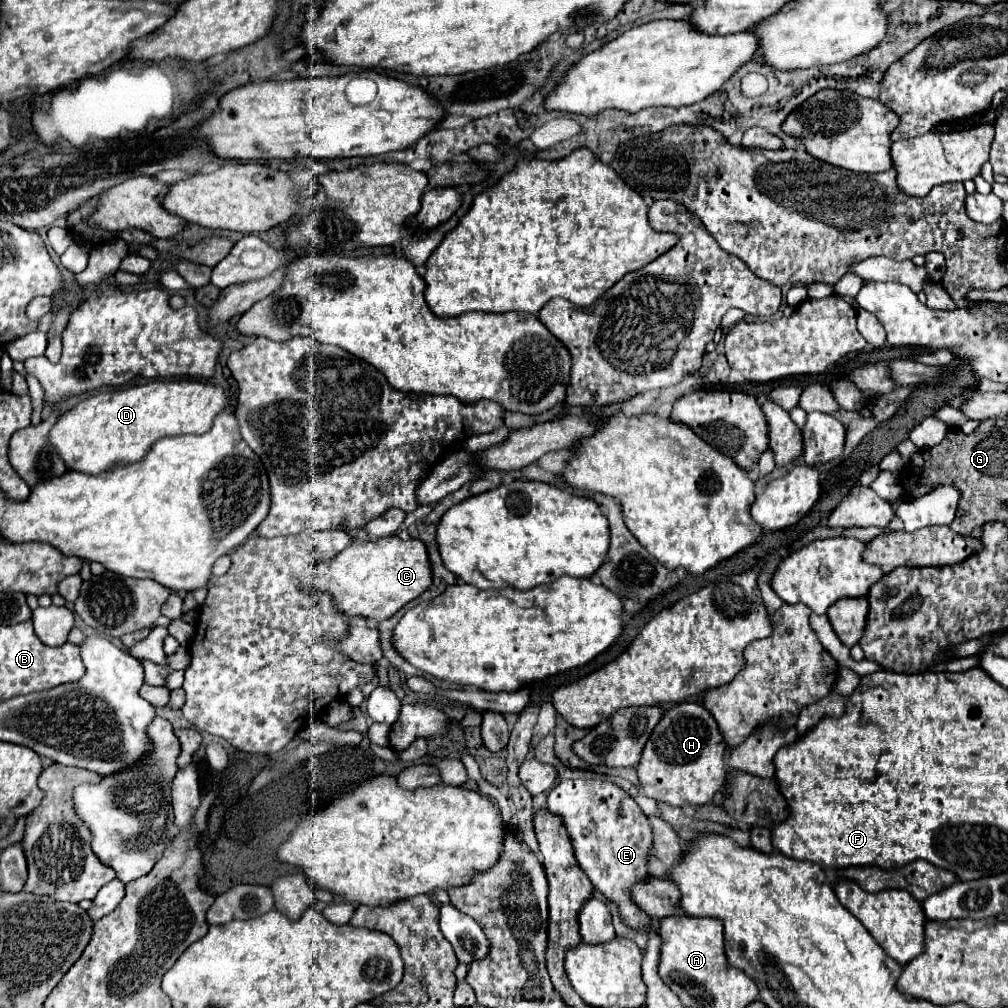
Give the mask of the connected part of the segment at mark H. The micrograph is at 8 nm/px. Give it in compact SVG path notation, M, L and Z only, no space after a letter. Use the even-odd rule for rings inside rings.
M681 702L665 712L649 744L645 744L637 774L643 794L671 806L703 806L723 788L727 742L713 718L713 714L695 702Z

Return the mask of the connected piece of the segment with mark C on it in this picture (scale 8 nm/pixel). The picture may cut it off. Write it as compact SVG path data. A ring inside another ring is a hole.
M389 536L369 540L367 544L351 544L333 560L317 564L305 588L329 592L337 608L347 616L361 616L381 622L423 594L431 586L431 580L431 562L425 544L413 538L405 542L399 536Z

